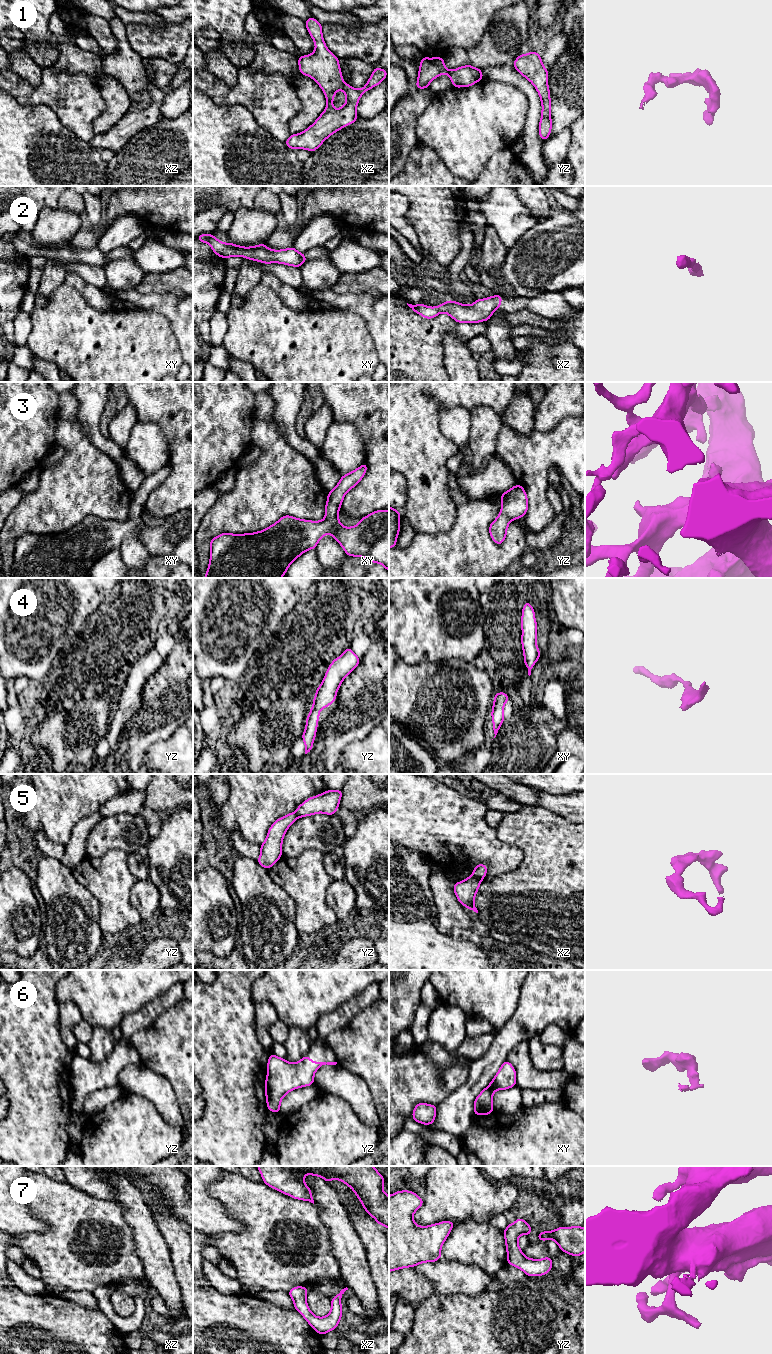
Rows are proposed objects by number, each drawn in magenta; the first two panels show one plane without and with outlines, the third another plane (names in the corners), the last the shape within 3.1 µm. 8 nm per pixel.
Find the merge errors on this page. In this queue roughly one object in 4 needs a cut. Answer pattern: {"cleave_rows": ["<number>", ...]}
{"cleave_rows": ["5"]}

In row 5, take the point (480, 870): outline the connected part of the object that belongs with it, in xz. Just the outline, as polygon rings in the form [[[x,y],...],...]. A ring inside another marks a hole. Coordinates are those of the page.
[[[478,864],[476,865],[472,873],[476,875],[478,878],[483,879],[485,878],[487,873],[487,866],[484,864]]]

